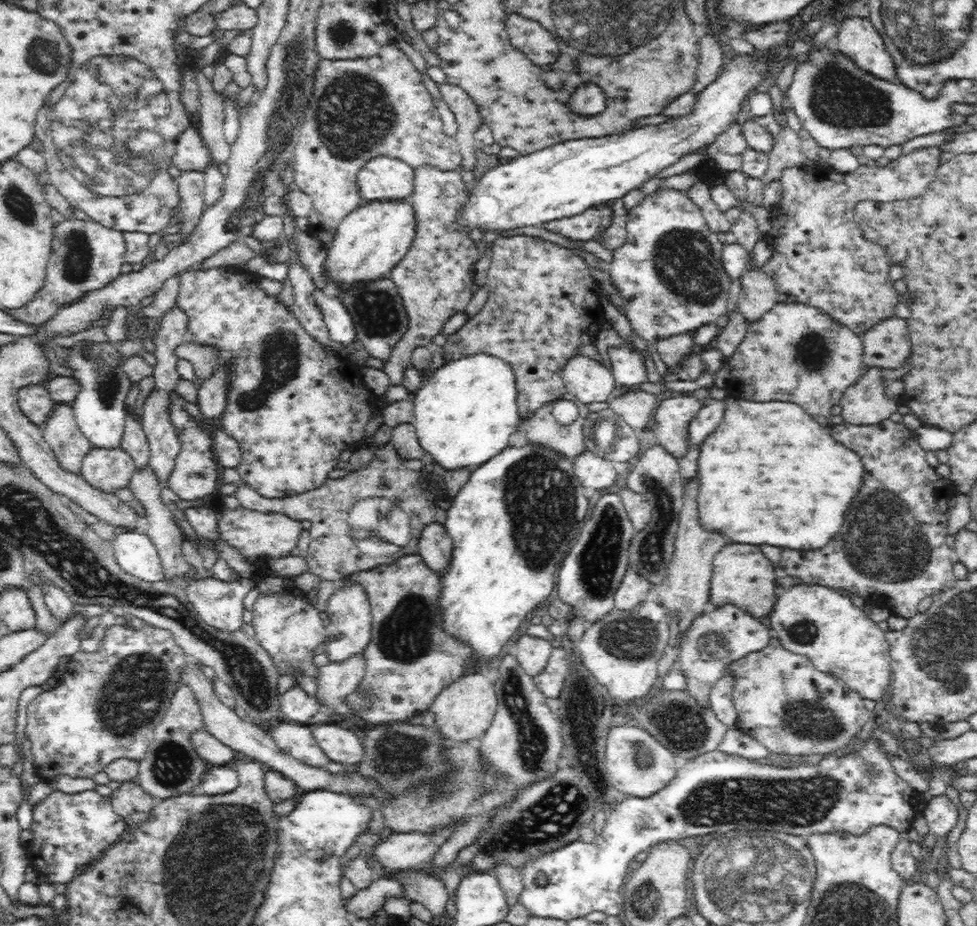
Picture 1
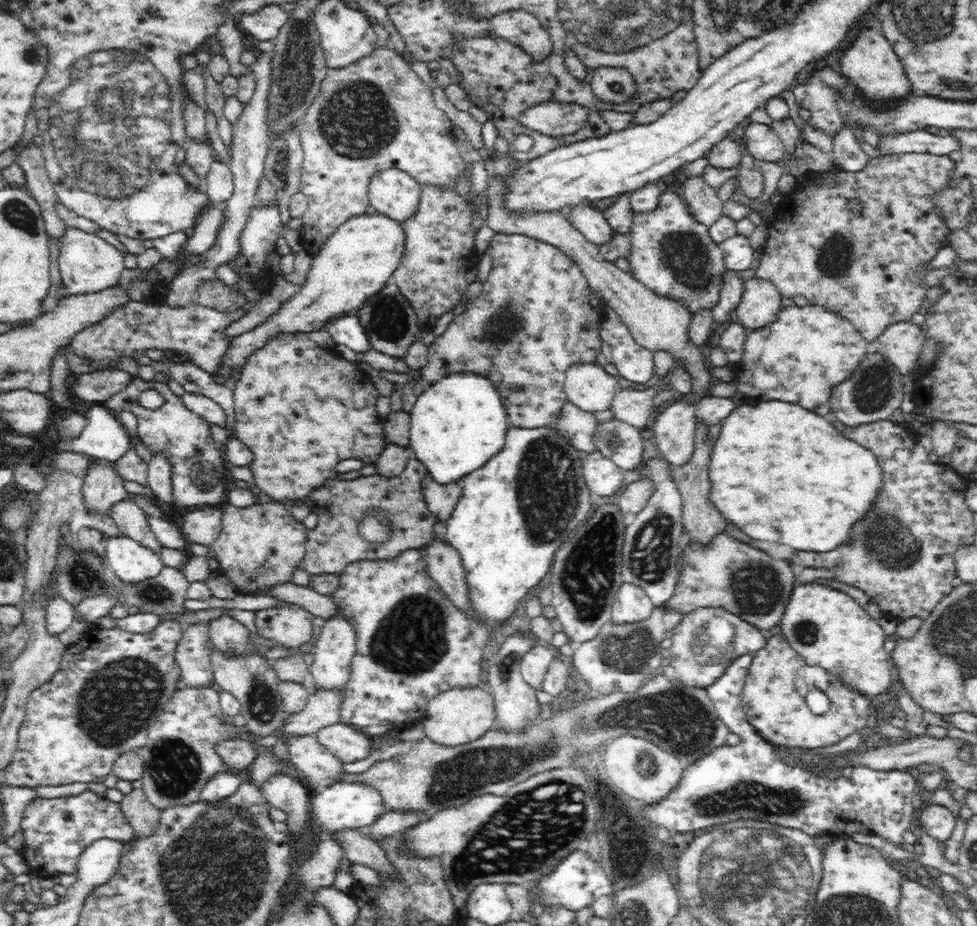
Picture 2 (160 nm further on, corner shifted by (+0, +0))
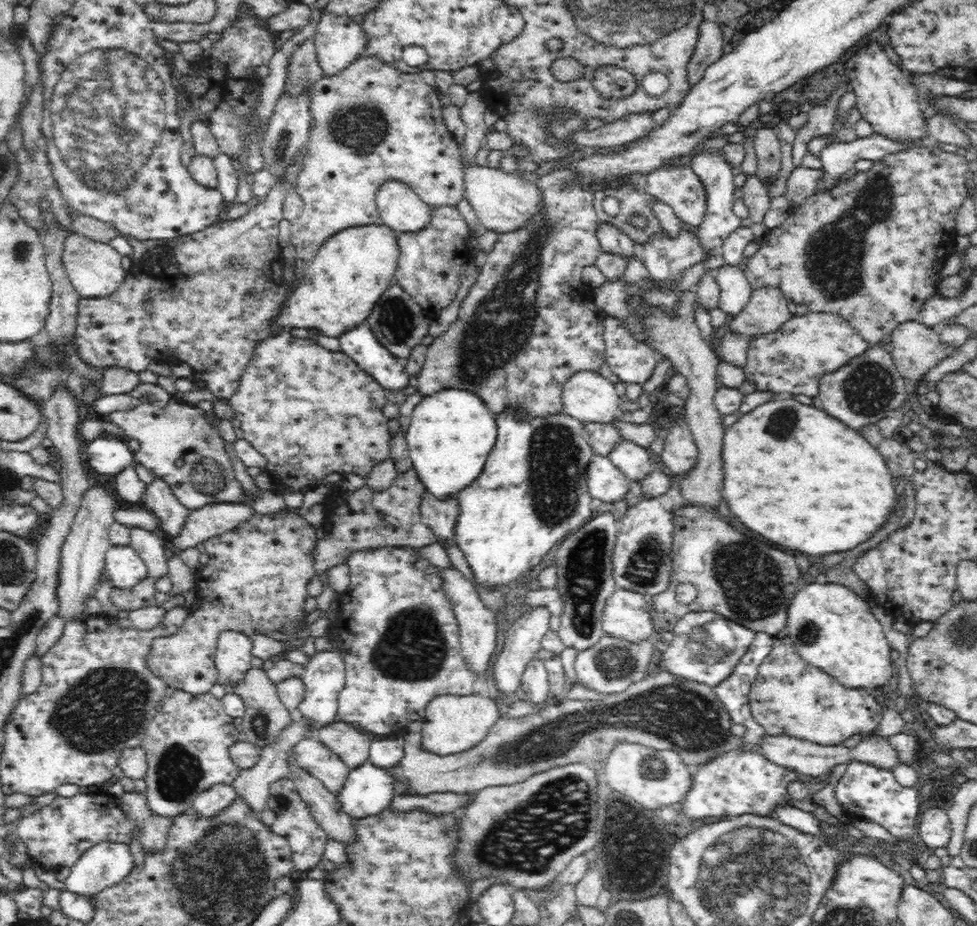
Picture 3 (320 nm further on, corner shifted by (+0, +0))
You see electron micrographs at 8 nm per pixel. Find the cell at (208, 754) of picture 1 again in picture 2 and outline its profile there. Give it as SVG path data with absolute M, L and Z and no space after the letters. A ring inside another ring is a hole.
M242 738L220 739L214 743L213 749L221 762L240 772L246 772L257 757L251 744Z

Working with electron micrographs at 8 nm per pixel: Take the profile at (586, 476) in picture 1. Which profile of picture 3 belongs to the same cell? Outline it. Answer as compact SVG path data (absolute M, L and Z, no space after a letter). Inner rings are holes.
M594 455L586 470L586 485L592 499L616 503L628 493L626 476L606 456Z

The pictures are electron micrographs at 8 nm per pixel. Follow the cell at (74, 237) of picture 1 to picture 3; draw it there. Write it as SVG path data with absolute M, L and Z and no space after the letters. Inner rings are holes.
M73 233L64 241L61 261L80 298L95 299L112 294L124 282L126 272L122 267L122 257L109 242L98 242L79 233Z

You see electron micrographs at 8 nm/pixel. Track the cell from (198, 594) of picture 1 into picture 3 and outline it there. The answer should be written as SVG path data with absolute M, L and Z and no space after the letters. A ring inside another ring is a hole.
M221 630L218 633L215 665L218 683L230 686L241 679L242 673L252 662L252 638L244 632Z

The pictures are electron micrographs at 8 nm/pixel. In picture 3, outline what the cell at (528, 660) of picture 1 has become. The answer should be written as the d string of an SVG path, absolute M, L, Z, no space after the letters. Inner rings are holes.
M534 657L527 662L521 679L526 701L541 703L549 697L549 678L545 660Z

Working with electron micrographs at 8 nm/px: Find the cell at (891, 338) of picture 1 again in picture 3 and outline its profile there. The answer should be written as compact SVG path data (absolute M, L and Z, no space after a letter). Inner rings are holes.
M918 321L899 324L885 340L890 343L890 354L900 374L908 380L921 381L925 374L946 358L956 347L941 343L938 333Z

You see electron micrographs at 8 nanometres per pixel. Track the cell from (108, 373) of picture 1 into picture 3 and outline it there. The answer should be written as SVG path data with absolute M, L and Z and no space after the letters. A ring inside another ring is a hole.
M102 434L93 440L83 440L82 454L86 455L86 460L88 460L90 468L96 473L107 477L113 477L116 476L120 470L124 470L126 466L136 465L135 454L130 450L127 444L128 442L124 439Z

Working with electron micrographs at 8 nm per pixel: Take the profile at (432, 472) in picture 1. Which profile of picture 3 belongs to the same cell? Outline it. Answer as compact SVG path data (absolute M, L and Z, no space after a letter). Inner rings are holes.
M426 490L422 493L421 518L428 527L438 536L438 543L448 539L452 545L453 530L459 514L459 505L456 496L437 498L432 492Z

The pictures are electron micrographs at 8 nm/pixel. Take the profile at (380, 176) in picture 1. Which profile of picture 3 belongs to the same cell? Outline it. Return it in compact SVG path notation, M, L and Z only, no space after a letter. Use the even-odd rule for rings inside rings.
M400 179L385 180L376 191L375 205L381 222L403 233L421 229L430 218L431 207Z

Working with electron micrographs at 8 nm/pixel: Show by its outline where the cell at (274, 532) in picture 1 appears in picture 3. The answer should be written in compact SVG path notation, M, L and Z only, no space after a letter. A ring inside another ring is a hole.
M284 508L284 510L278 510L278 512L274 512L274 514L254 513L252 516L250 516L250 518L248 518L248 520L244 521L233 531L228 531L224 534L221 534L219 537L214 538L212 541L206 541L203 544L206 553L209 556L209 562L208 564L202 566L200 570L196 570L194 574L196 576L196 591L198 591L198 593L200 593L200 597L204 599L204 604L202 604L202 608L200 608L198 612L194 612L194 614L190 614L186 617L184 624L178 631L176 631L176 634L158 638L156 641L153 641L151 649L152 654L148 658L148 662L151 663L151 670L155 671L157 675L160 675L160 677L166 681L166 684L170 687L171 691L180 689L188 691L190 694L208 693L210 688L212 688L212 686L217 683L218 669L216 669L215 665L215 652L217 649L218 633L221 630L236 630L244 632L246 635L250 635L250 638L252 638L256 632L266 636L270 636L270 632L282 632L285 634L290 634L291 636L298 632L298 630L295 630L297 627L295 626L295 620L304 618L306 615L304 610L304 602L308 596L306 588L308 588L308 582L310 582L310 580L316 576L314 575L313 558L311 553L313 546L317 543L318 540L314 530L314 526L310 525L304 517L302 518L302 516L300 516L300 514L296 514L296 512L290 512L288 508Z

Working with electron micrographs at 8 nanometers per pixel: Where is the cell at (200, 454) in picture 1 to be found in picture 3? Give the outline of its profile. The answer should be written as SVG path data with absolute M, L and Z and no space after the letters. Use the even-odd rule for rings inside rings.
M140 382L129 392L129 396L139 399L148 392L156 394L156 404L135 404L105 416L106 420L114 422L129 439L136 439L140 443L140 450L135 452L136 464L152 471L156 478L162 478L170 486L176 499L191 511L215 503L242 503L242 486L235 478L232 462L226 454L226 441L220 437L217 427L210 424L215 422L217 425L218 418L235 417L228 400L214 401L214 418L217 419L207 420L203 410L168 394L158 383ZM179 458L183 458L182 466L175 464Z

